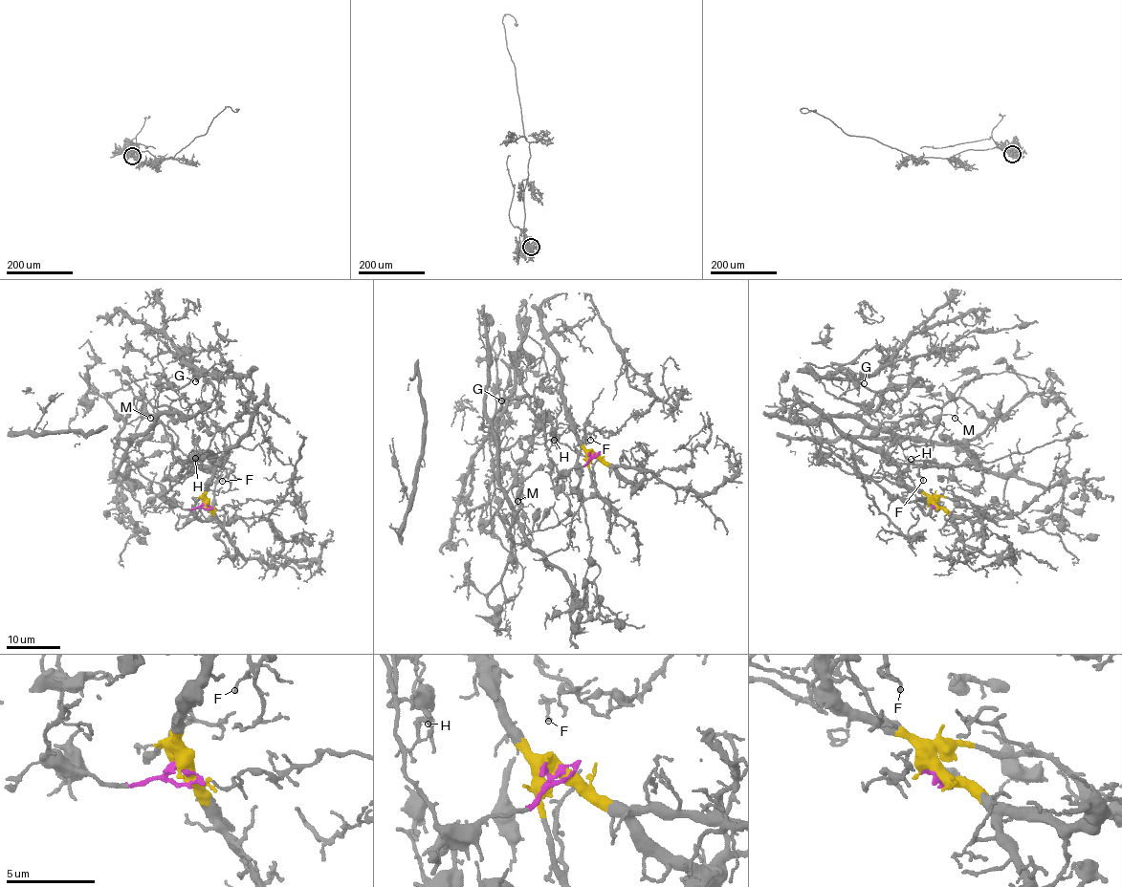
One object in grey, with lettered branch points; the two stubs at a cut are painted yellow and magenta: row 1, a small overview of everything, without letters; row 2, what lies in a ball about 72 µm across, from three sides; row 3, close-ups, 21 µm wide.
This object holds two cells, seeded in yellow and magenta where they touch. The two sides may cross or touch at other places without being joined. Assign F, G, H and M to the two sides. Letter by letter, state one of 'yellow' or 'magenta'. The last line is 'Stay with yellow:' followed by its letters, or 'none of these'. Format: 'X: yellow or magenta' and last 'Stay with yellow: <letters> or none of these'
F: yellow
G: magenta
H: magenta
M: magenta
Stay with yellow: F

